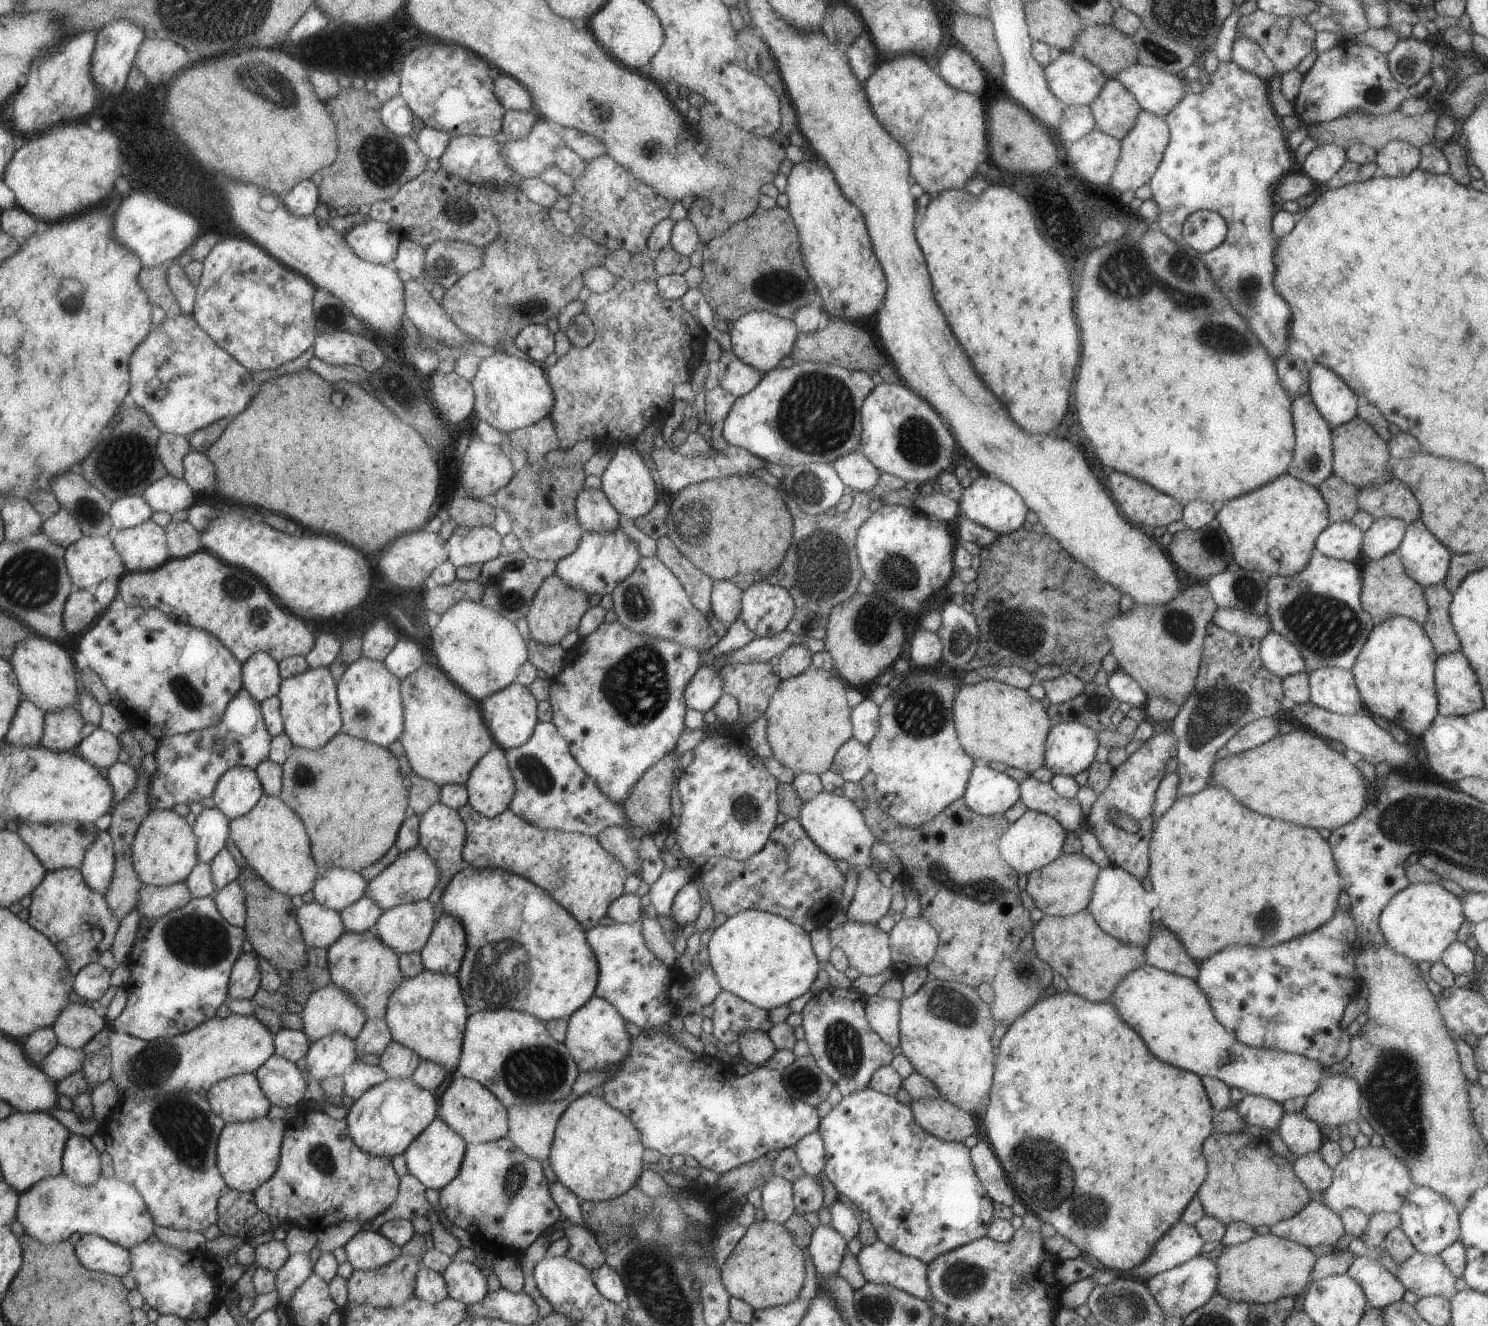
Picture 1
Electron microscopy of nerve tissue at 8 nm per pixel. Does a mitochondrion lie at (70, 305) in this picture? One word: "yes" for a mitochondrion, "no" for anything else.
yes

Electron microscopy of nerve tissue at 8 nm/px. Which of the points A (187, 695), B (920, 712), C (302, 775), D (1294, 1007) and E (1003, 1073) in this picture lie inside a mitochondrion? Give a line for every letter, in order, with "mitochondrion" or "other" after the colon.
A: mitochondrion
B: mitochondrion
C: mitochondrion
D: other
E: other

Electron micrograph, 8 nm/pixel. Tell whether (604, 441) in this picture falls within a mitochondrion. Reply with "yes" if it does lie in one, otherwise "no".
no

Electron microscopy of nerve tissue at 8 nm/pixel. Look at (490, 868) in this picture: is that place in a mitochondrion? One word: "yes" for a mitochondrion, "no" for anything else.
no

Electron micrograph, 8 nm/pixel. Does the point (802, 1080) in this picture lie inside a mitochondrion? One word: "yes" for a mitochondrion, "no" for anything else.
yes

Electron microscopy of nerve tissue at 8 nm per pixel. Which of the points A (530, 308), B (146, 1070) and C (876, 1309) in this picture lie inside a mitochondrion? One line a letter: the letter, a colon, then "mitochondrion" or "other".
A: mitochondrion
B: mitochondrion
C: mitochondrion

